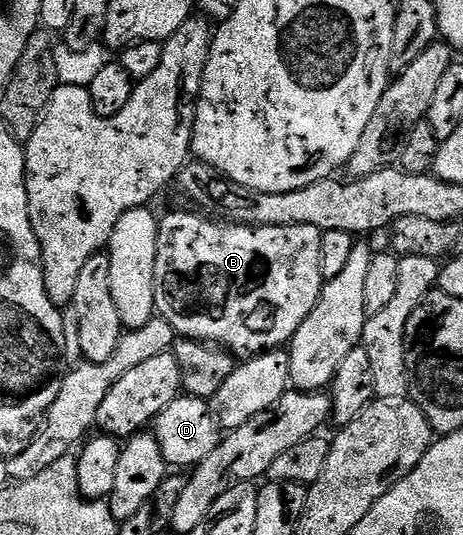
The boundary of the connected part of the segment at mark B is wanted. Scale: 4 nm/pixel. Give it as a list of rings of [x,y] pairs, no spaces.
[[[170,214],[159,221],[155,311],[172,324],[175,335],[213,344],[238,356],[285,347],[320,300],[324,285],[320,272],[322,231],[315,226],[223,224],[198,214]]]

